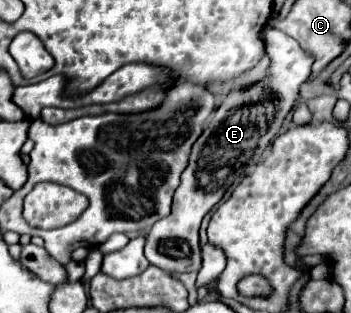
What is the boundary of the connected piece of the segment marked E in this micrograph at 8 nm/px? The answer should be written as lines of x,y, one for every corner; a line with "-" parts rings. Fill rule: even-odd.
267,28
265,42
267,56
271,58
269,78
247,90
231,92
209,116
203,134
193,144
189,166
181,174
181,184
175,190
171,214
155,222
147,234
145,256
153,266
159,266
167,272
193,272
201,268
199,226
203,216
223,198
225,190
235,182
235,178
243,174
247,162
259,148
259,140
273,140
281,120
297,98
299,84
309,78
313,54
303,50
297,40
289,38
281,30
-
165,240
185,240
189,244
165,244

